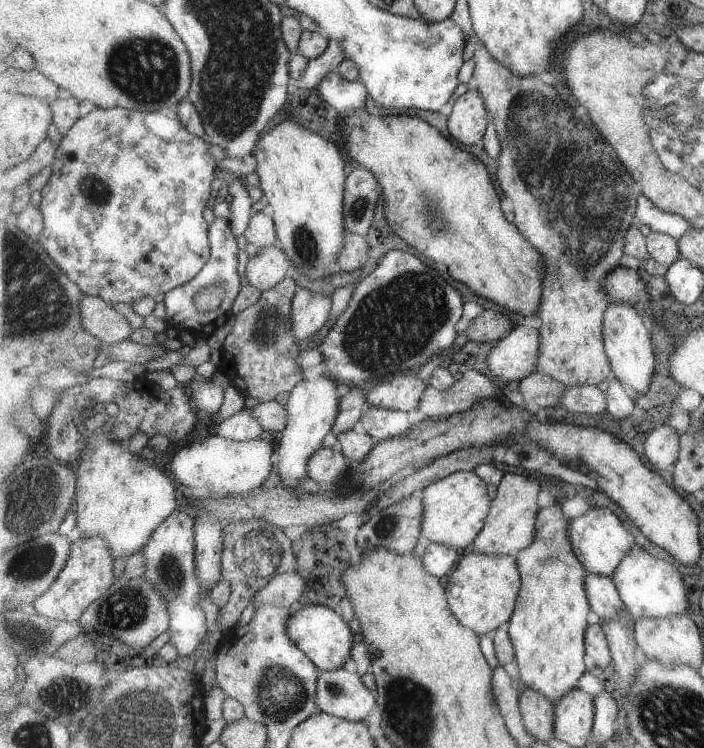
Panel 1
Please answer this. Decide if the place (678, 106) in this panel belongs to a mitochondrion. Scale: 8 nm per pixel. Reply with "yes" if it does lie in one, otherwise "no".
yes

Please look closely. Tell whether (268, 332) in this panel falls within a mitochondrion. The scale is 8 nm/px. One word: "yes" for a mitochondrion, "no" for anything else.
yes

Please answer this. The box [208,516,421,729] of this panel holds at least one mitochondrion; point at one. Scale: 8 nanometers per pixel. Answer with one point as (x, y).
(279, 693)

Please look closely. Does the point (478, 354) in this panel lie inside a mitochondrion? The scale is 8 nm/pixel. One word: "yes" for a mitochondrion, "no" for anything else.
no

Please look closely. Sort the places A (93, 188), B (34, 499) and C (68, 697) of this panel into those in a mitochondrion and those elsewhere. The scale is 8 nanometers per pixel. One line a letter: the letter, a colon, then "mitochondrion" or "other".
A: mitochondrion
B: mitochondrion
C: mitochondrion

